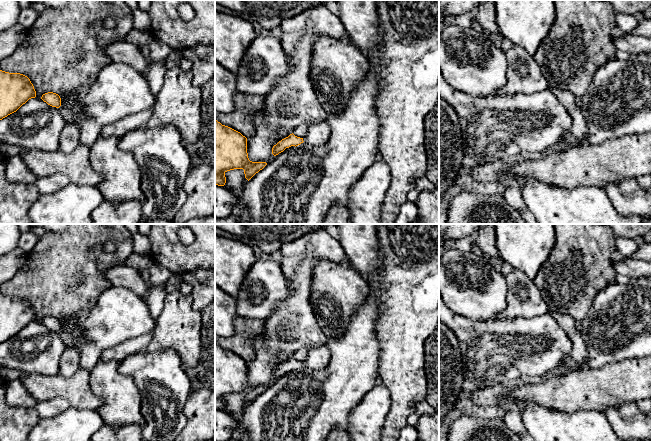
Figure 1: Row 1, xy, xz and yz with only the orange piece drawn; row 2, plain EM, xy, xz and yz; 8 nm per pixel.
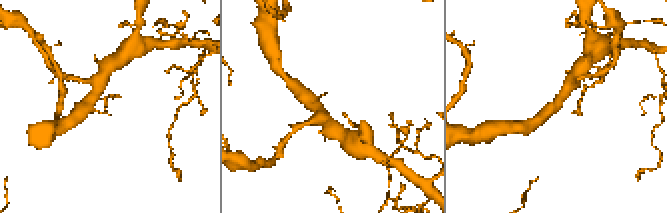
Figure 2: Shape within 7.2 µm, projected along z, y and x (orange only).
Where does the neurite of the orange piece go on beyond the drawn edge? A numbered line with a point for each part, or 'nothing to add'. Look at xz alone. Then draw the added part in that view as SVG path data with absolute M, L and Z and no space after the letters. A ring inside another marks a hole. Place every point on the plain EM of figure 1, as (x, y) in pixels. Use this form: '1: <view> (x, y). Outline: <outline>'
1: xz (317, 358). Outline: M324 345L319 348L310 349L303 365L312 370L320 370L330 362L330 359L331 351L326 345Z

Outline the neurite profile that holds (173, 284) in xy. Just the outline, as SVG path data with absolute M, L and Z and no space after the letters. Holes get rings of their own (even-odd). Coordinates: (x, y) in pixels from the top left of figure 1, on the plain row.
M172 274L166 282L166 292L172 293L178 291L182 283L183 278L181 274Z

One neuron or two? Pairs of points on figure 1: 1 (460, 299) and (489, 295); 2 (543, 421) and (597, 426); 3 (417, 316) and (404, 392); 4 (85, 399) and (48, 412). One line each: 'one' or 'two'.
1: one
2: one
3: one
4: two

